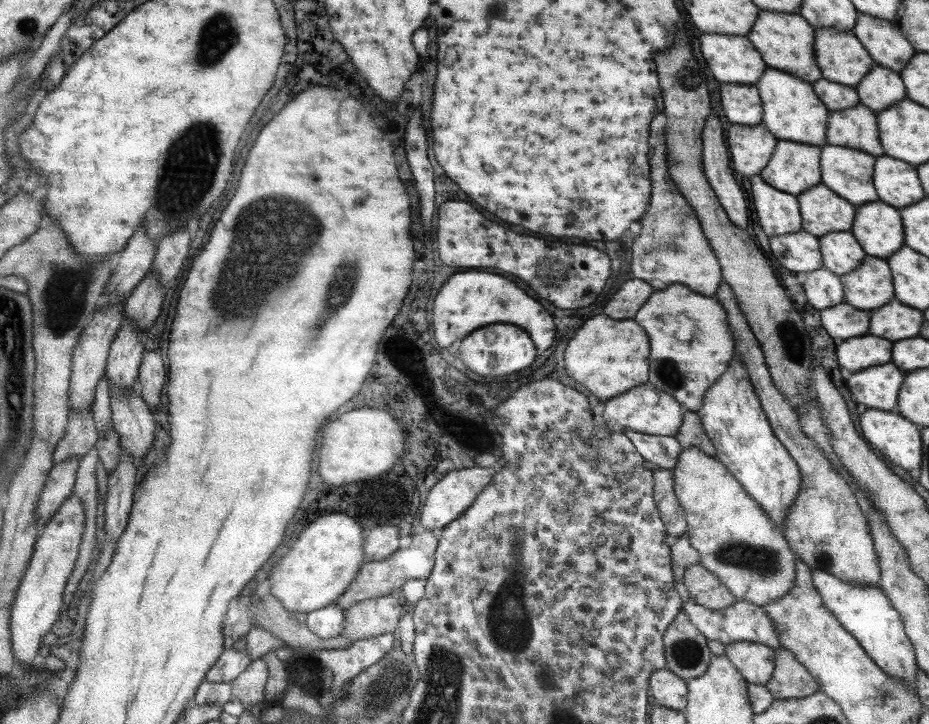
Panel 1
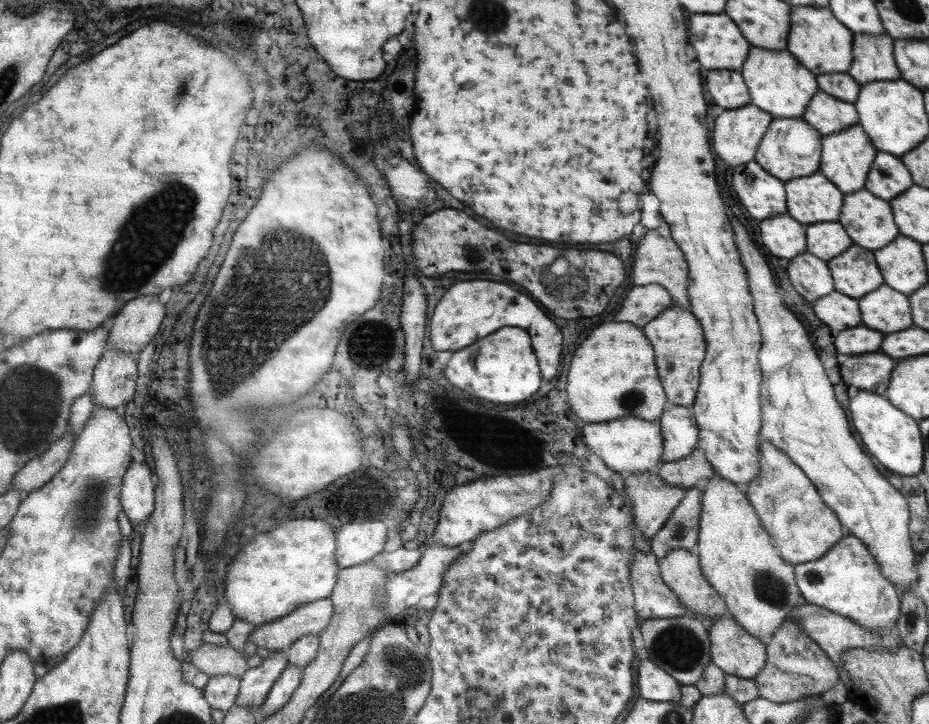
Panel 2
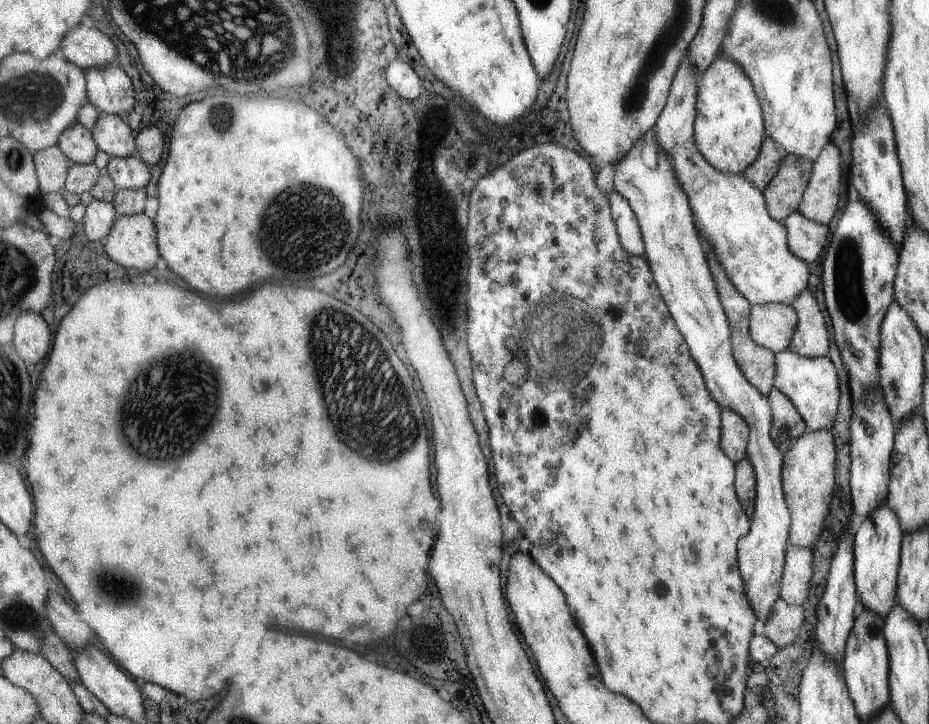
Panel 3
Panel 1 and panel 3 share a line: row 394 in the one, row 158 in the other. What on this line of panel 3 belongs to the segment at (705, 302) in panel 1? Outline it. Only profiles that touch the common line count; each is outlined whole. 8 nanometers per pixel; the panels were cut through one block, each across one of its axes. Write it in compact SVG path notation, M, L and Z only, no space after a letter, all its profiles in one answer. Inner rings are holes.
M687 52L681 61L679 70L675 74L667 104L662 116L655 124L655 135L659 145L669 154L677 179L683 186L692 210L696 210L697 229L704 238L708 238L710 249L714 249L717 259L724 266L736 288L747 298L752 306L764 303L784 303L791 305L795 299L809 286L812 276L810 264L797 257L789 249L787 227L784 223L773 219L767 209L766 196L759 187L754 186L743 174L723 173L716 170L704 158L695 143L695 118L698 116L698 90L700 75L693 70L687 59Z

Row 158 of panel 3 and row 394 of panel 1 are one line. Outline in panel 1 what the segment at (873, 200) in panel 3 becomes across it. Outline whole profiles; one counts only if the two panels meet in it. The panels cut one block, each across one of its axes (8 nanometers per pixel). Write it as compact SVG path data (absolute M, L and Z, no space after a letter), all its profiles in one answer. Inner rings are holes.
M876 366L852 374L847 387L856 402L867 408L890 411L896 408L904 374L894 366Z

